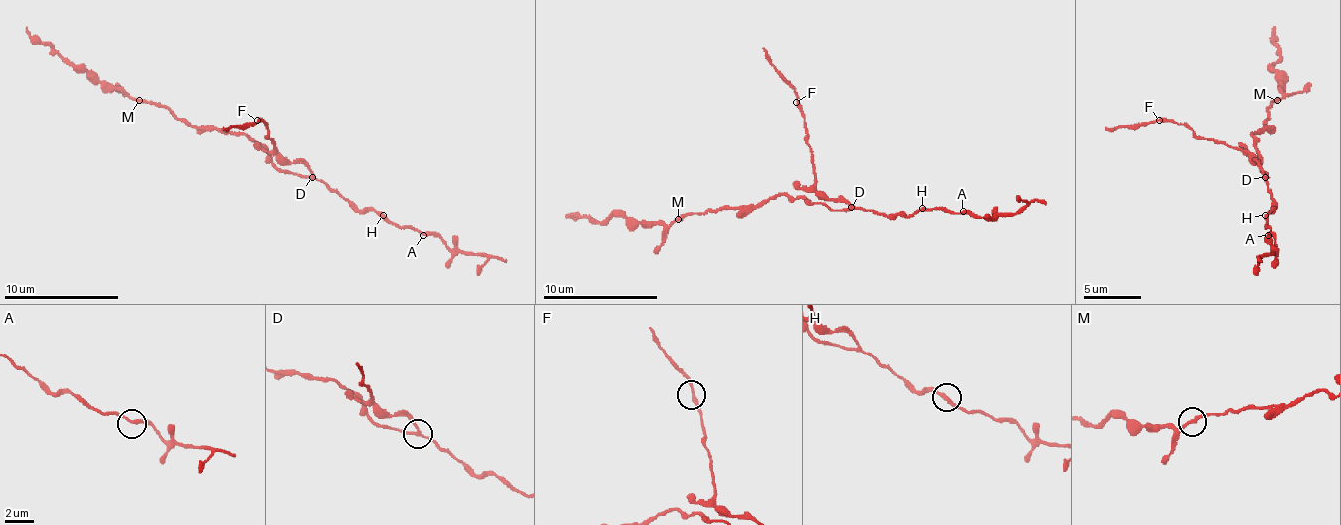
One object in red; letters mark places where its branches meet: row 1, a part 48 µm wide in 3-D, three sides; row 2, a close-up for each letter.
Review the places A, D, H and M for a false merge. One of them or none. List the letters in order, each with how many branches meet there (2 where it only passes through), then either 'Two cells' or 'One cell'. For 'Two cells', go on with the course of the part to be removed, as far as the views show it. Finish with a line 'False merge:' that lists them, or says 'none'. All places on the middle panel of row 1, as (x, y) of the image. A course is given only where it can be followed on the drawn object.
A: Branches: 2. One cell
D: Branches: 3. Two cells. Course of the part to remove: (851, 208), (842, 199), (828, 199), (816, 188), (799, 96), (762, 47)
H: Branches: 2. One cell
M: Branches: 2. One cell
False merge: D

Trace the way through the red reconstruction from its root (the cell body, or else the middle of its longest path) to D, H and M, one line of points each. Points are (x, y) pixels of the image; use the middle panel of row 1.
D: (805, 199), (825, 202), (833, 211), (851, 208)
H: (805, 199), (825, 202), (833, 211), (865, 208), (879, 214), (914, 214), (922, 208)
M: (805, 199), (790, 199), (785, 194), (776, 194), (756, 205), (716, 208), (707, 214), (684, 214), (678, 219)

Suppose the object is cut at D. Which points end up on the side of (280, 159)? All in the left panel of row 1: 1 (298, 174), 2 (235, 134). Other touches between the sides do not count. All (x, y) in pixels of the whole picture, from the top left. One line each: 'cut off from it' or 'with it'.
1: cut off from it
2: cut off from it

